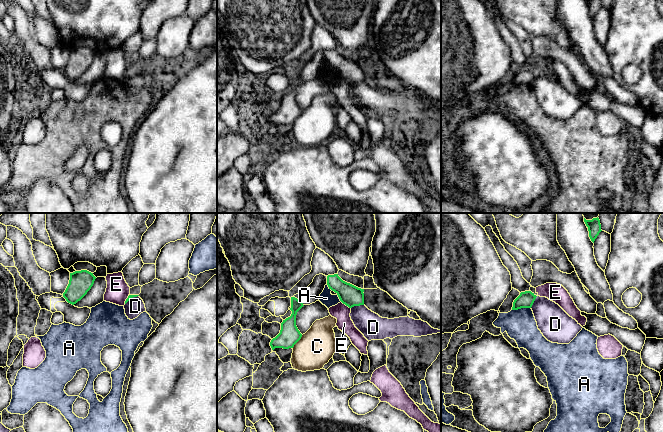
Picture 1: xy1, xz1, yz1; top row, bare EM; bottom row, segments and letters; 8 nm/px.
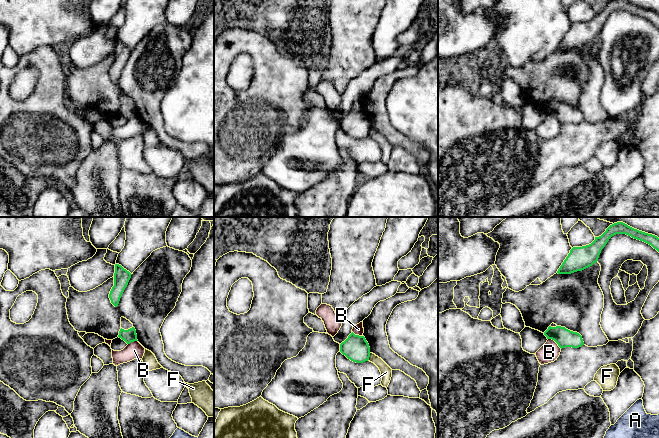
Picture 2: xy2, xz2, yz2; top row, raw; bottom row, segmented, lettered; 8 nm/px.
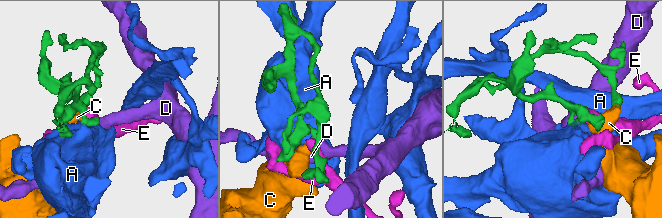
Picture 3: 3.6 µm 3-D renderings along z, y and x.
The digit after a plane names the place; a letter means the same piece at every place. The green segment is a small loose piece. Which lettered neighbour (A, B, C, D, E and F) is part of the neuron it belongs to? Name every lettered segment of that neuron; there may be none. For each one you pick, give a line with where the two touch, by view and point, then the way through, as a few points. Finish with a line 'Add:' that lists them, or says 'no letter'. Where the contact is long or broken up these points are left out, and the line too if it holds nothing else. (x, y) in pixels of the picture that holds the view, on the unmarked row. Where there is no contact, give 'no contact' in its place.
Add: no letter

